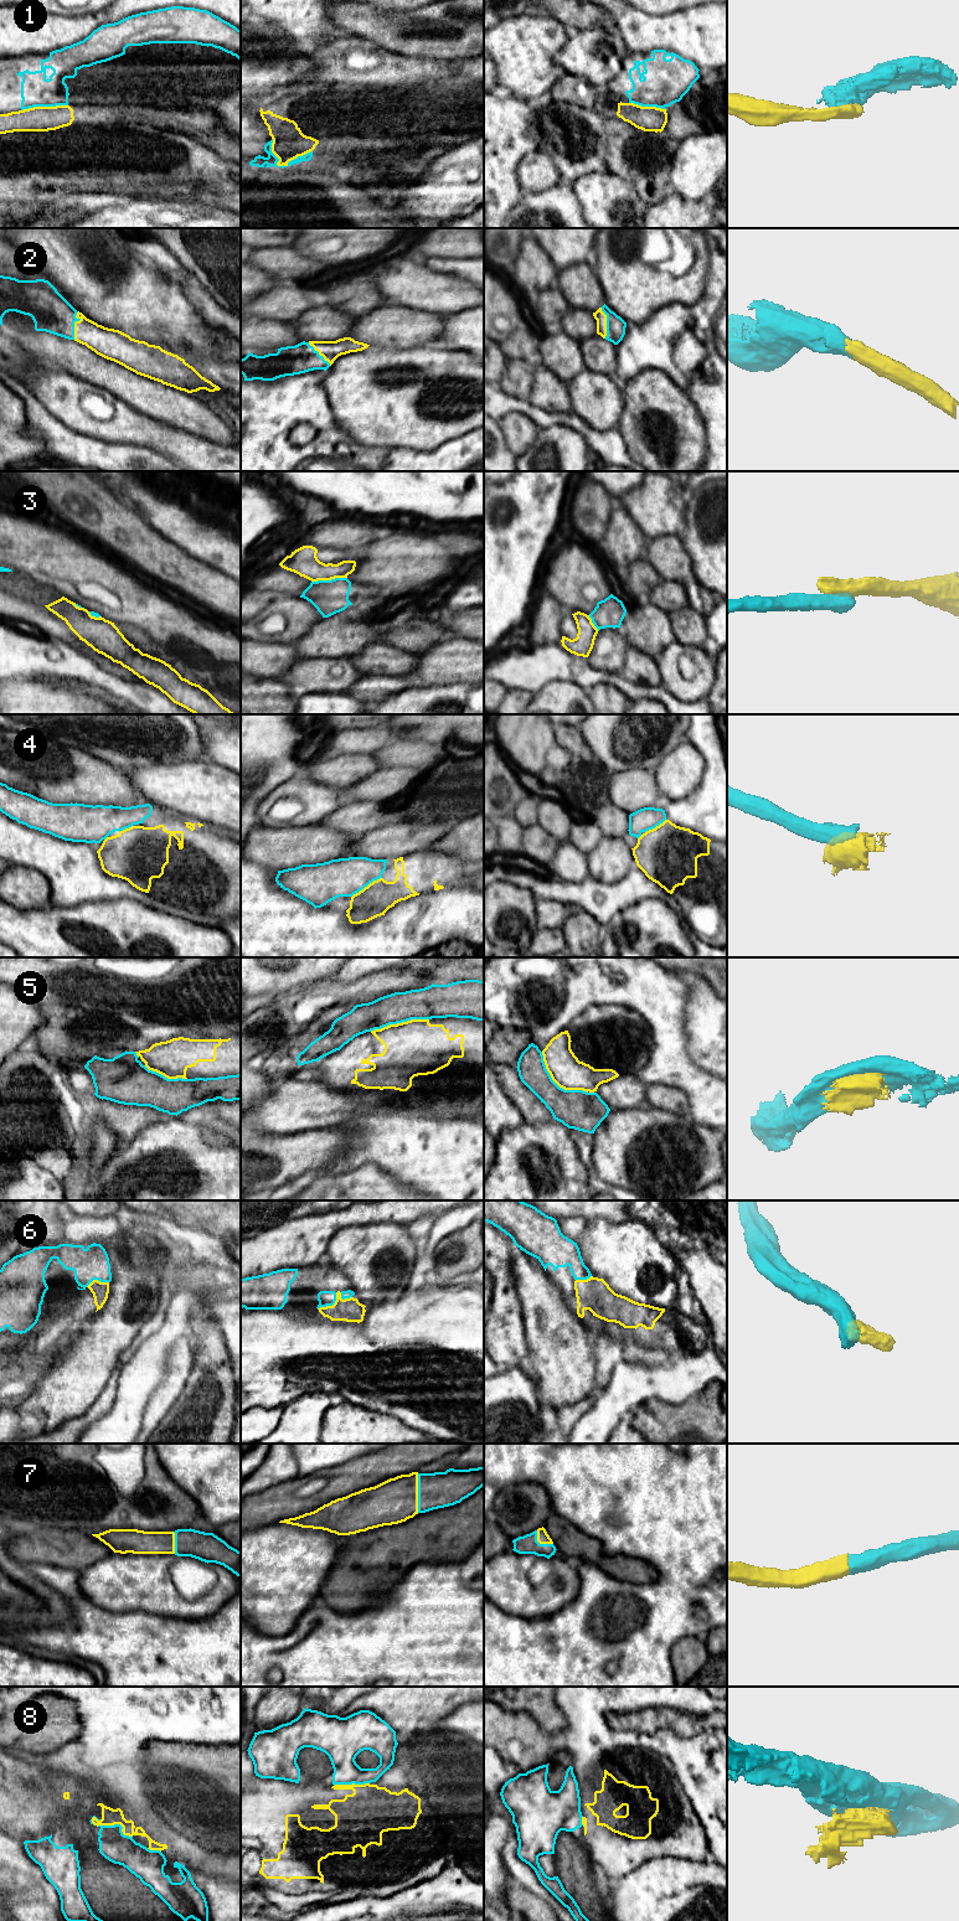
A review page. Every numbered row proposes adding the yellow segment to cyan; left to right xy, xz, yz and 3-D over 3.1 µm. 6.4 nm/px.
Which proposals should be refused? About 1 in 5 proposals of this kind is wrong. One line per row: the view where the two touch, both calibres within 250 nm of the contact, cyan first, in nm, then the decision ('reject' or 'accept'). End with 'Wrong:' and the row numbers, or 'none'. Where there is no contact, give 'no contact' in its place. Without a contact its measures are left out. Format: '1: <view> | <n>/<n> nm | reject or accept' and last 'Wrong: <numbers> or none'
1: xz | 70/200 nm | reject
2: xy | 260/190 nm | accept
3: xz | 220/180 nm | reject
4: xz | 260/220 nm | accept
5: yz | 260/220 nm | reject
6: xz | 100/160 nm | accept
7: xz | 240/280 nm | accept
8: xy | 200/110 nm | reject
Wrong: 1, 3, 5, 8

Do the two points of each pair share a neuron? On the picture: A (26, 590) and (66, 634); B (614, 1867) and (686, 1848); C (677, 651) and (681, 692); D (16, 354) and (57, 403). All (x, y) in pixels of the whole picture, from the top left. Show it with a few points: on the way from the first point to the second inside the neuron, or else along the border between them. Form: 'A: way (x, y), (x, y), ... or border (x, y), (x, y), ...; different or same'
A: border (13, 592), (34, 602); different
B: way (632, 1849), (635, 1845), (669, 1845); same
C: way (673, 661), (673, 680), (675, 682); same
D: border (34, 361), (22, 371), (21, 381); different

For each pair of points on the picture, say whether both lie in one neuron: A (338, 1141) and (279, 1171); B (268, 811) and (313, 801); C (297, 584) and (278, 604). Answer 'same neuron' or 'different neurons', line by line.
A: same neuron
B: same neuron
C: different neurons

